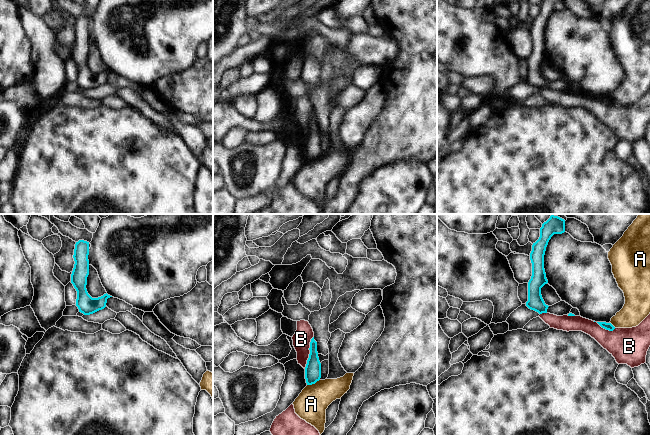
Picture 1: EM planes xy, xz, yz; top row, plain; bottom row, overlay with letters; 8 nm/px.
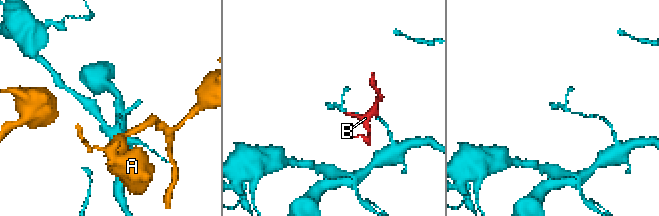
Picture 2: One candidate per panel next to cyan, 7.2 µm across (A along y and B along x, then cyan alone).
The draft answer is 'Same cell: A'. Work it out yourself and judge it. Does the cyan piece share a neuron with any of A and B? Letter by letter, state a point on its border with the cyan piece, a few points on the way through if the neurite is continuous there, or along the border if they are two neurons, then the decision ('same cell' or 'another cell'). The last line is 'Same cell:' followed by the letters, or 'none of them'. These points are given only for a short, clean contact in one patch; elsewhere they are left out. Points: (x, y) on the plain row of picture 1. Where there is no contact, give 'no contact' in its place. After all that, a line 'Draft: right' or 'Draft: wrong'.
A: xz (313, 159) | along xz (319, 155), (307, 161) | another cell
B: xz (310, 128) | another cell
Same cell: none of them
Draft: wrong

